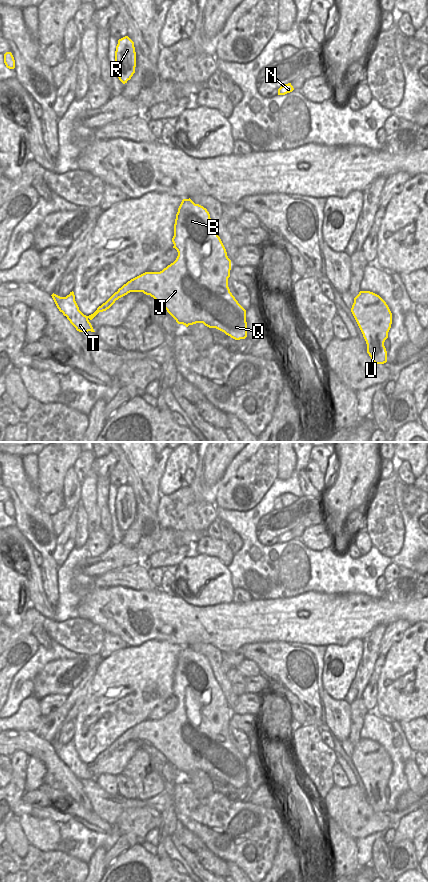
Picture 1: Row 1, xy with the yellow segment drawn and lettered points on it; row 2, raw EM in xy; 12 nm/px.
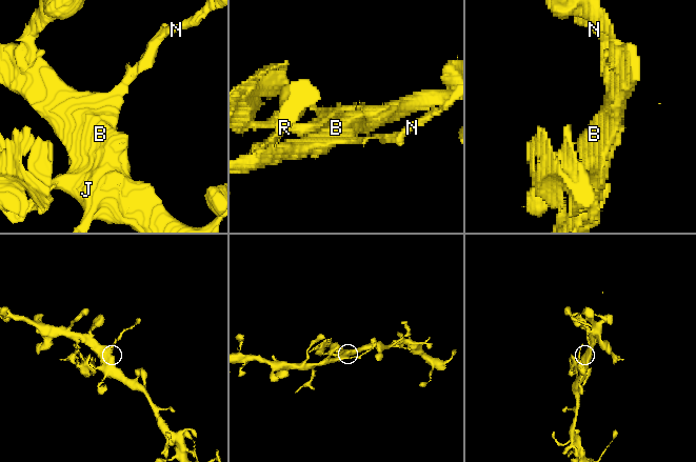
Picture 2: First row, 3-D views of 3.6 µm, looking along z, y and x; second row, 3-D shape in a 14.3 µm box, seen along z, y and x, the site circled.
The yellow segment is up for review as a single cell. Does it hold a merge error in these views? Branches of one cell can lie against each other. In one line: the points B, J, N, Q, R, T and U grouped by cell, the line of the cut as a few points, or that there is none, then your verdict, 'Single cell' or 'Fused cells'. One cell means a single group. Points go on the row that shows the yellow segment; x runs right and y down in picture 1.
Groups: B J N Q R U / T. Split along xy (127, 282), (136, 291). Fused cells

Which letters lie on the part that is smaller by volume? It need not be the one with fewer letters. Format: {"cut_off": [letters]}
{"cut_off": ["T"]}

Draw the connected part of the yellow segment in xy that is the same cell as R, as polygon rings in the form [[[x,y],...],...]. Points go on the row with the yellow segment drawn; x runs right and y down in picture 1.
[[[125,36],[118,40],[115,51],[115,64],[119,80],[125,84],[135,73],[136,52],[134,42]]]

